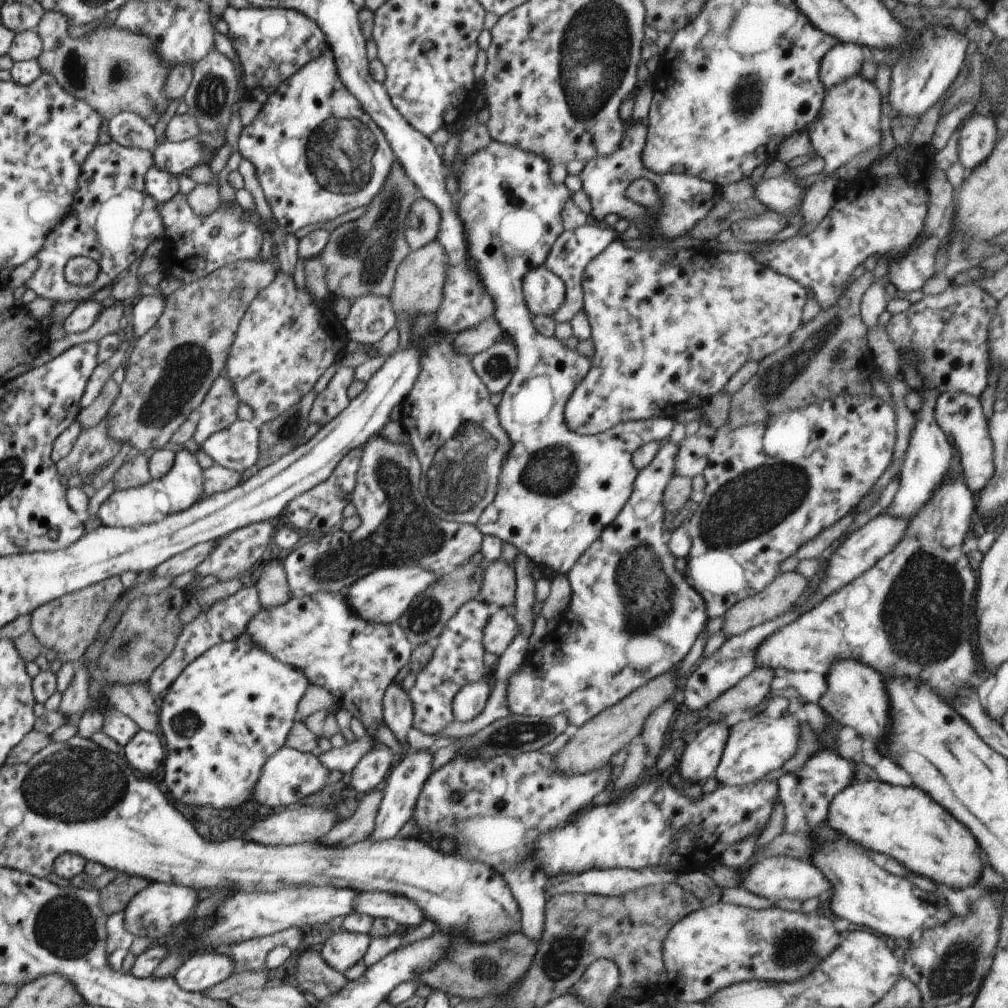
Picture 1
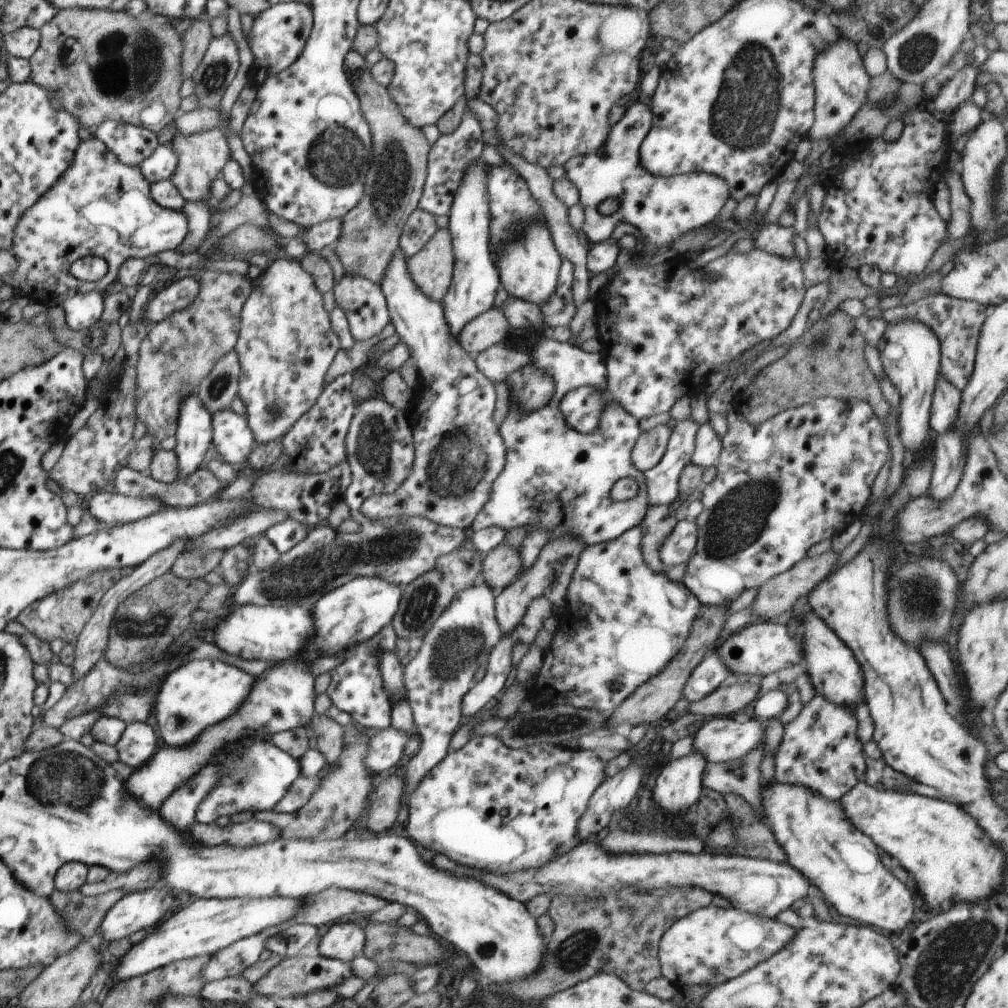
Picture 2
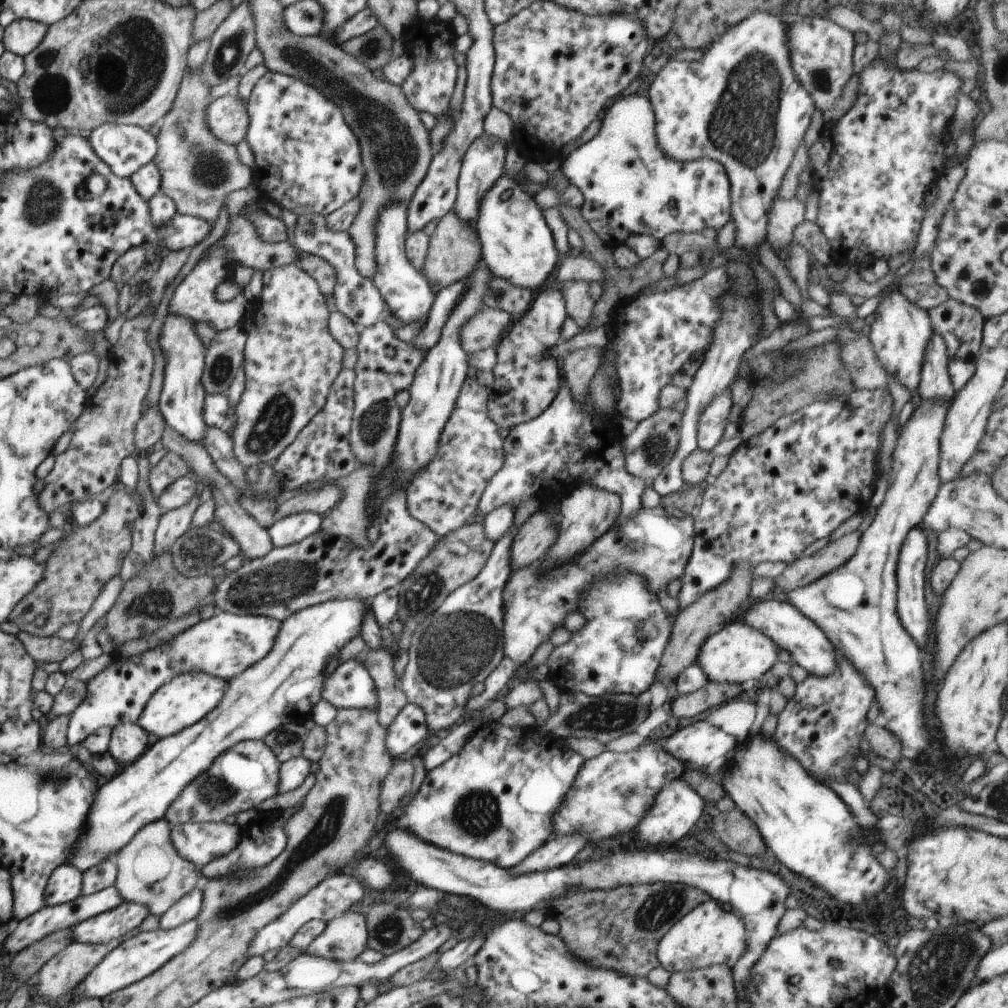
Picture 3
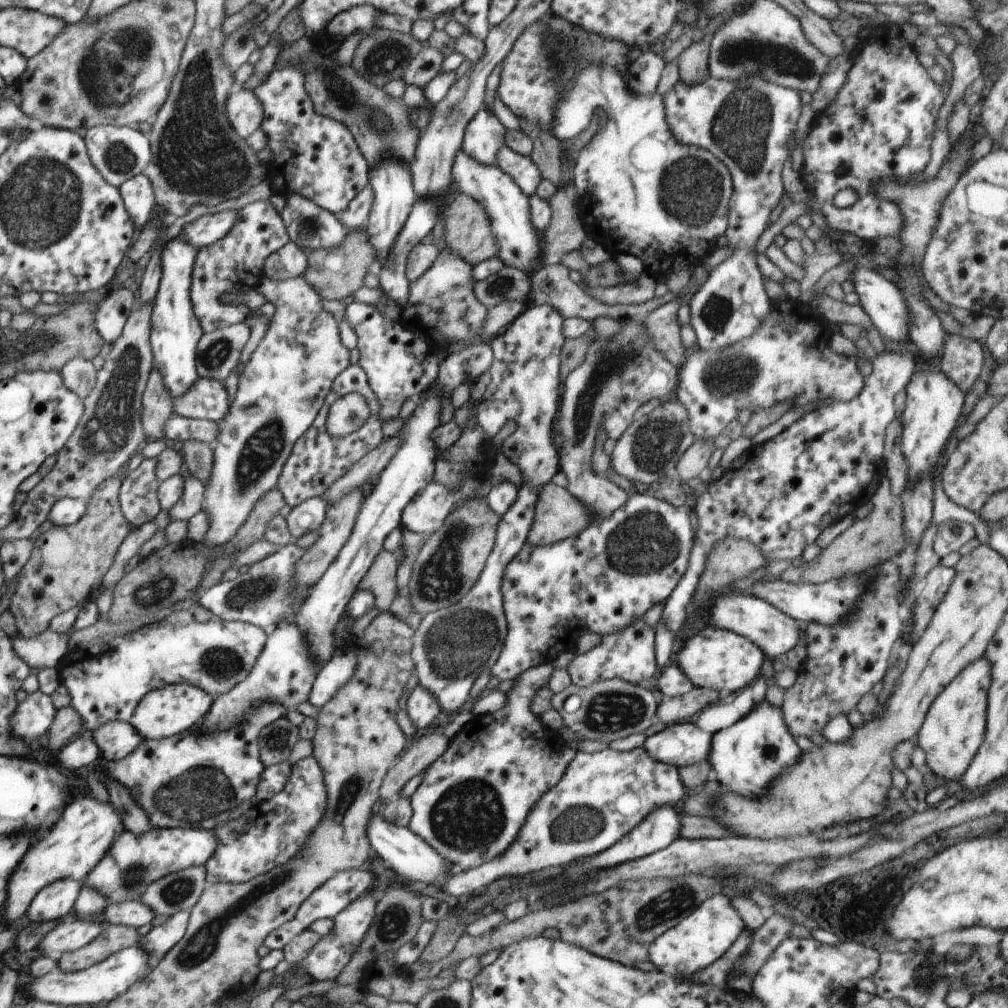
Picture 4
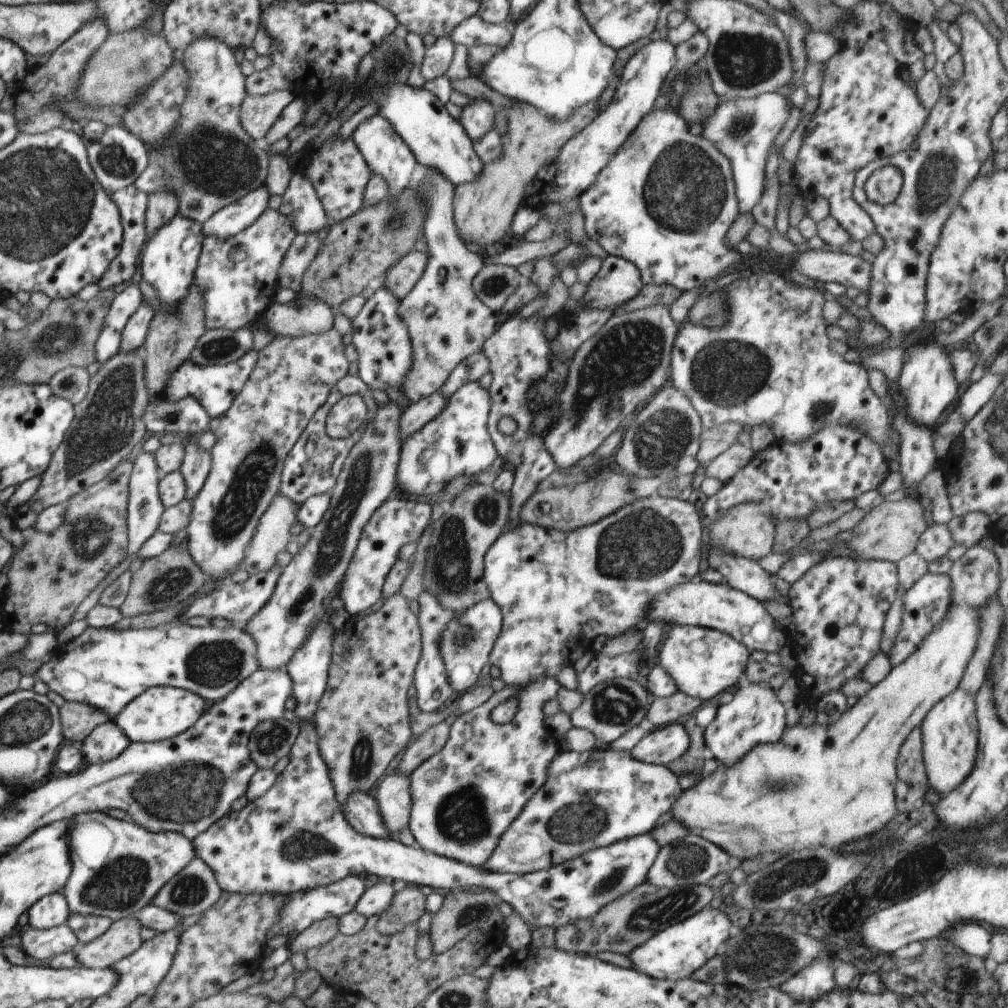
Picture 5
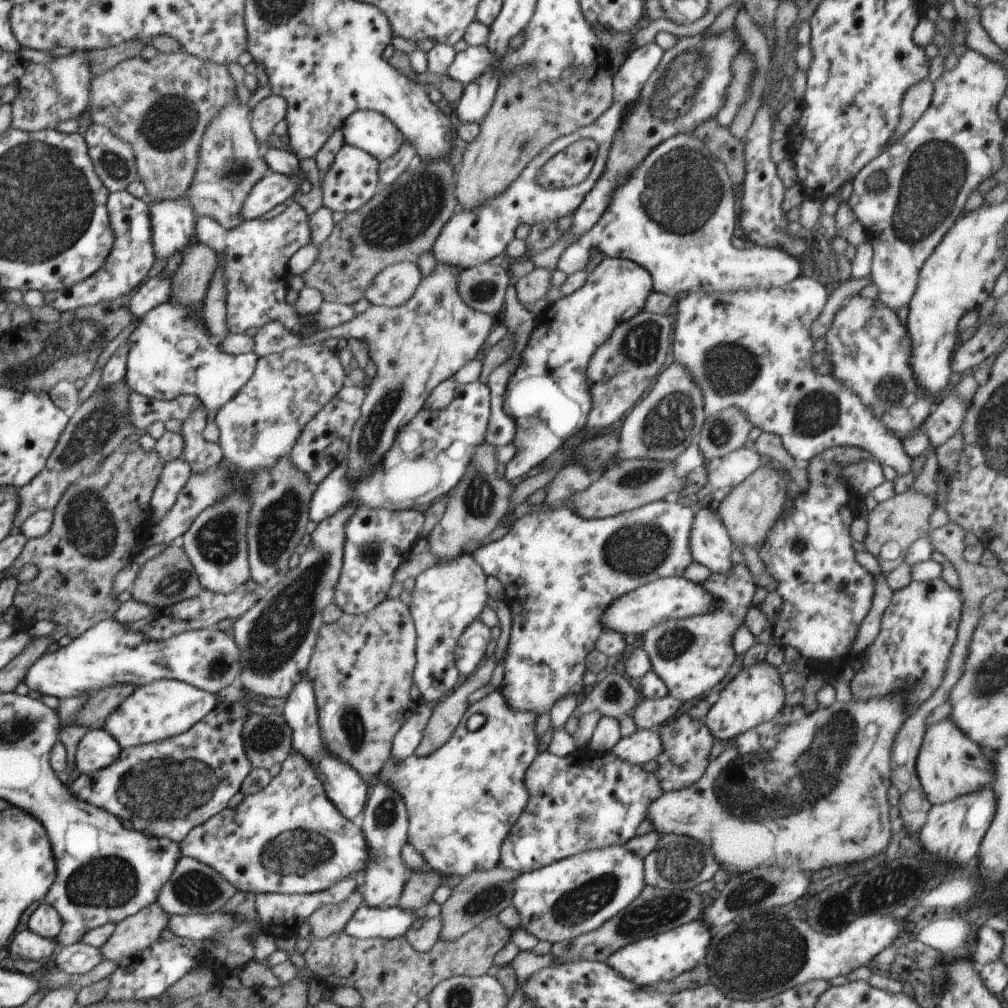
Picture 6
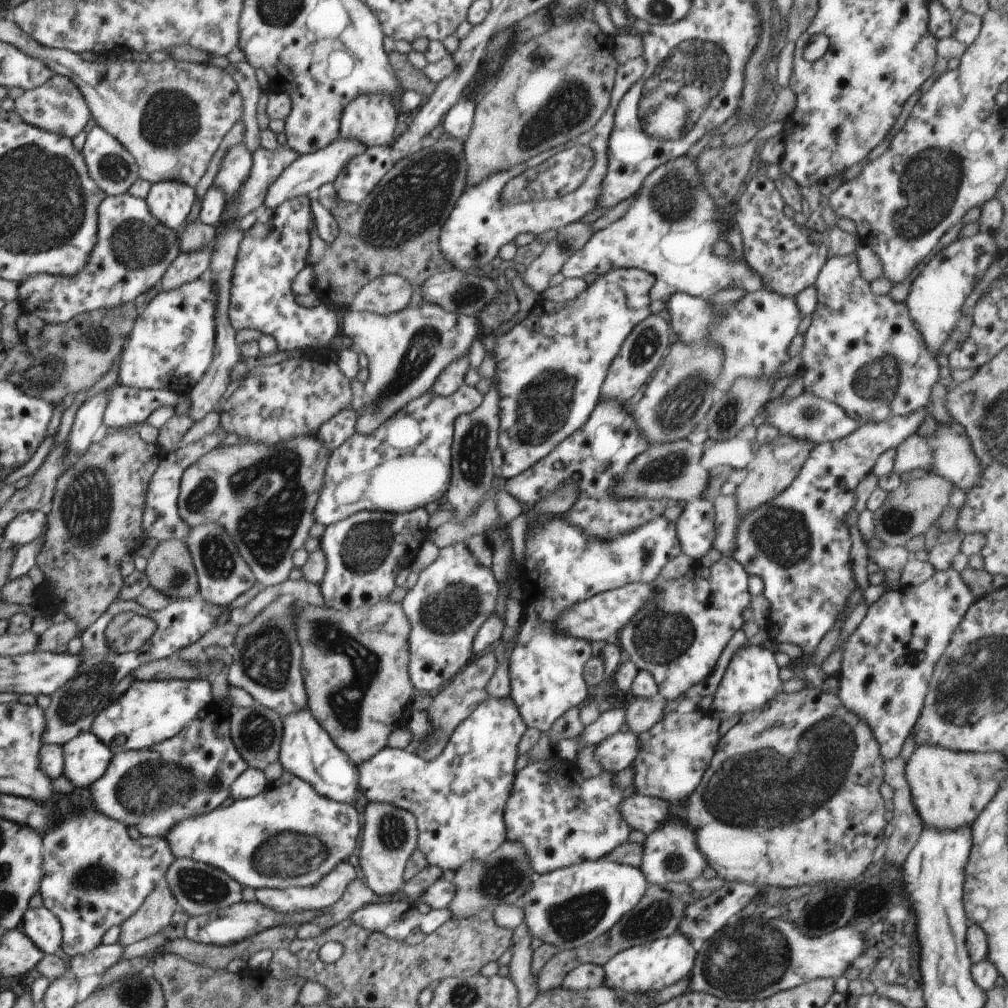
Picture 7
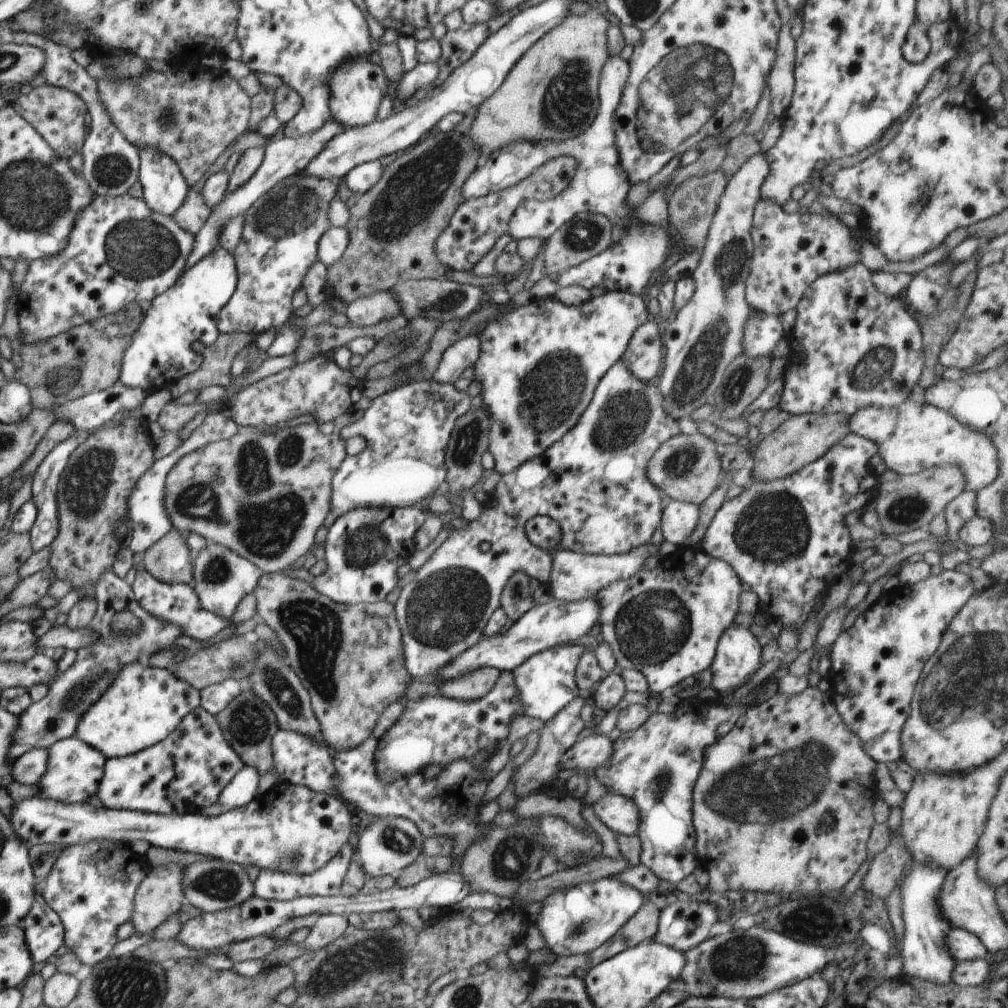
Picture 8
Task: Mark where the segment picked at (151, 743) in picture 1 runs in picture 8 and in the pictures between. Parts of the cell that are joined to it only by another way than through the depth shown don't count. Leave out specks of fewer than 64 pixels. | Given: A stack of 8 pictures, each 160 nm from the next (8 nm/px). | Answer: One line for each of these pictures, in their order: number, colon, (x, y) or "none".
2: (138, 743)
3: (128, 741)
4: (117, 740)
5: (106, 741)
6: (97, 749)
7: (85, 758)
8: (74, 770)

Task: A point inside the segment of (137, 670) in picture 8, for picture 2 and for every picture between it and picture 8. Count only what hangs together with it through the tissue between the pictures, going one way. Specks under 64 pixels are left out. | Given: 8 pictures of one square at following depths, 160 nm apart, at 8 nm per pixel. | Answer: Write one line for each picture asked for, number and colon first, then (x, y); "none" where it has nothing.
2: (200, 693)
3: (178, 704)
4: (174, 709)
5: (162, 712)
6: (168, 707)
7: (148, 712)

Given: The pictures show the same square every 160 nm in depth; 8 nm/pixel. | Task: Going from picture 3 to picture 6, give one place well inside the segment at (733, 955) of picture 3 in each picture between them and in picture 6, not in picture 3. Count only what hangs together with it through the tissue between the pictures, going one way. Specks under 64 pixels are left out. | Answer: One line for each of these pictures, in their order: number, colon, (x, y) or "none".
4: (701, 939)
5: (675, 953)
6: (649, 961)

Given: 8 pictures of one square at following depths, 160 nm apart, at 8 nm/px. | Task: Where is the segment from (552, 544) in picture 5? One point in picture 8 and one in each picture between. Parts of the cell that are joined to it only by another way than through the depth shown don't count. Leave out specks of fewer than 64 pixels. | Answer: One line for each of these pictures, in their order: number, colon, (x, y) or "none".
6: (560, 572)
7: (563, 567)
8: (546, 682)

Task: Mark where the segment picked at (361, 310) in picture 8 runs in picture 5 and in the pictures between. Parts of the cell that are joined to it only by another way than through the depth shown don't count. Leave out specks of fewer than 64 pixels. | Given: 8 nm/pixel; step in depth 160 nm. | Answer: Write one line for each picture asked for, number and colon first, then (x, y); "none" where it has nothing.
5: (400, 278)
6: (396, 284)
7: (388, 294)

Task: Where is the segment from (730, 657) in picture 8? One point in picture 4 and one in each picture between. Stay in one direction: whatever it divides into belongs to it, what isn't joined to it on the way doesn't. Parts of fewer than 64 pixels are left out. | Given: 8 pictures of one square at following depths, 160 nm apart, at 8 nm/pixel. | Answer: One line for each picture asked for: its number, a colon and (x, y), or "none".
4: (746, 757)
5: (755, 715)
6: (755, 695)
7: (750, 681)

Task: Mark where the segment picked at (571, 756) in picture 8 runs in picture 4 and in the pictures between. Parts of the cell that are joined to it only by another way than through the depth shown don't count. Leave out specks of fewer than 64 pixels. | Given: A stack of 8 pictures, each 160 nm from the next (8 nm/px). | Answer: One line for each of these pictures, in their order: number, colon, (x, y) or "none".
4: (681, 744)
5: (662, 746)
6: (644, 745)
7: (616, 752)

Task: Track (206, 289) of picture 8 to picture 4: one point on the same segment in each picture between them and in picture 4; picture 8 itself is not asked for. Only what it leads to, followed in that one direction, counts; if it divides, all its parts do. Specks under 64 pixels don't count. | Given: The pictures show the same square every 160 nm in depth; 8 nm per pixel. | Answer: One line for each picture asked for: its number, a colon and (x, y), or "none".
4: (208, 399)
5: (215, 386)
6: (170, 353)
7: (171, 346)

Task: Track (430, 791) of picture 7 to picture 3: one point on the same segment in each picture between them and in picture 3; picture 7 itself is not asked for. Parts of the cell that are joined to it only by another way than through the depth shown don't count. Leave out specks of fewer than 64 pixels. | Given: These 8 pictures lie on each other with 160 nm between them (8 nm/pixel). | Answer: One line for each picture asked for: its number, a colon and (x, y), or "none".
3: (494, 800)
4: (472, 803)
5: (463, 798)
6: (462, 799)

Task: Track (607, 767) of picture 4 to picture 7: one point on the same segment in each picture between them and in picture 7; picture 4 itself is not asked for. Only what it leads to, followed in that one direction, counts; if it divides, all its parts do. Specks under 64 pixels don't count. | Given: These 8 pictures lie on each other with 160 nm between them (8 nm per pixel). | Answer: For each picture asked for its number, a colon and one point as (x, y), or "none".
5: (589, 800)
6: (586, 801)
7: (562, 819)

